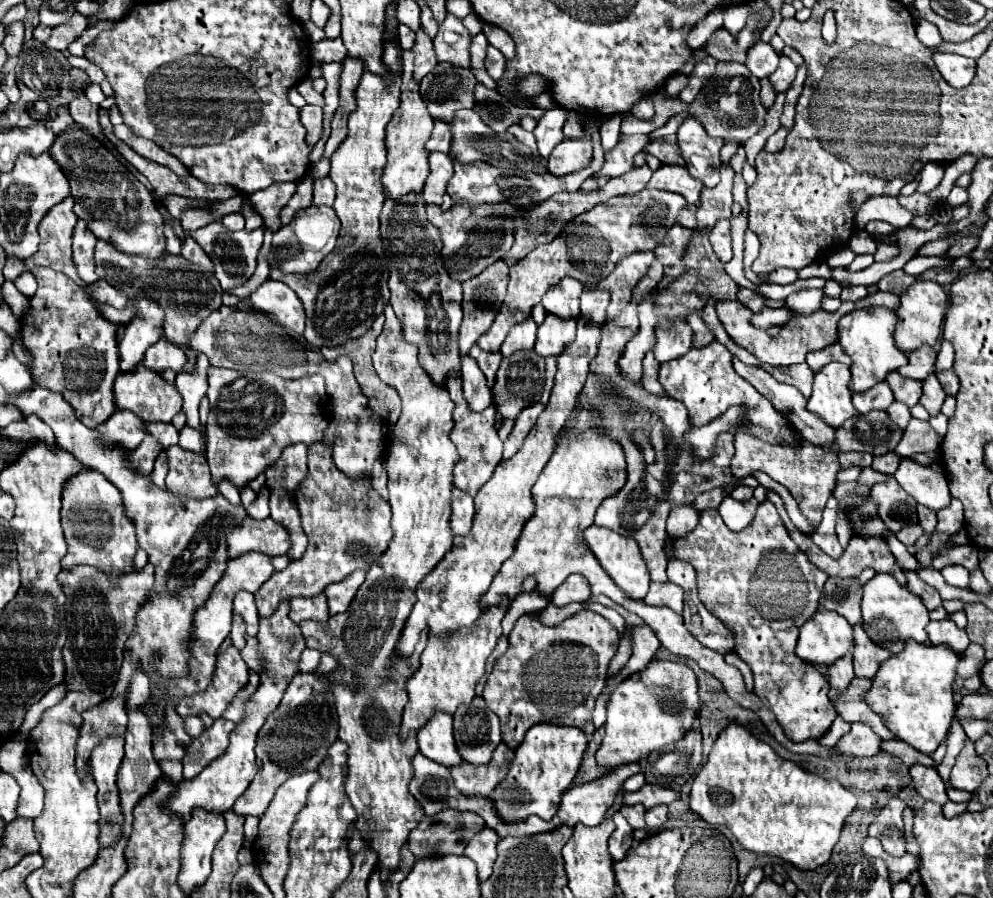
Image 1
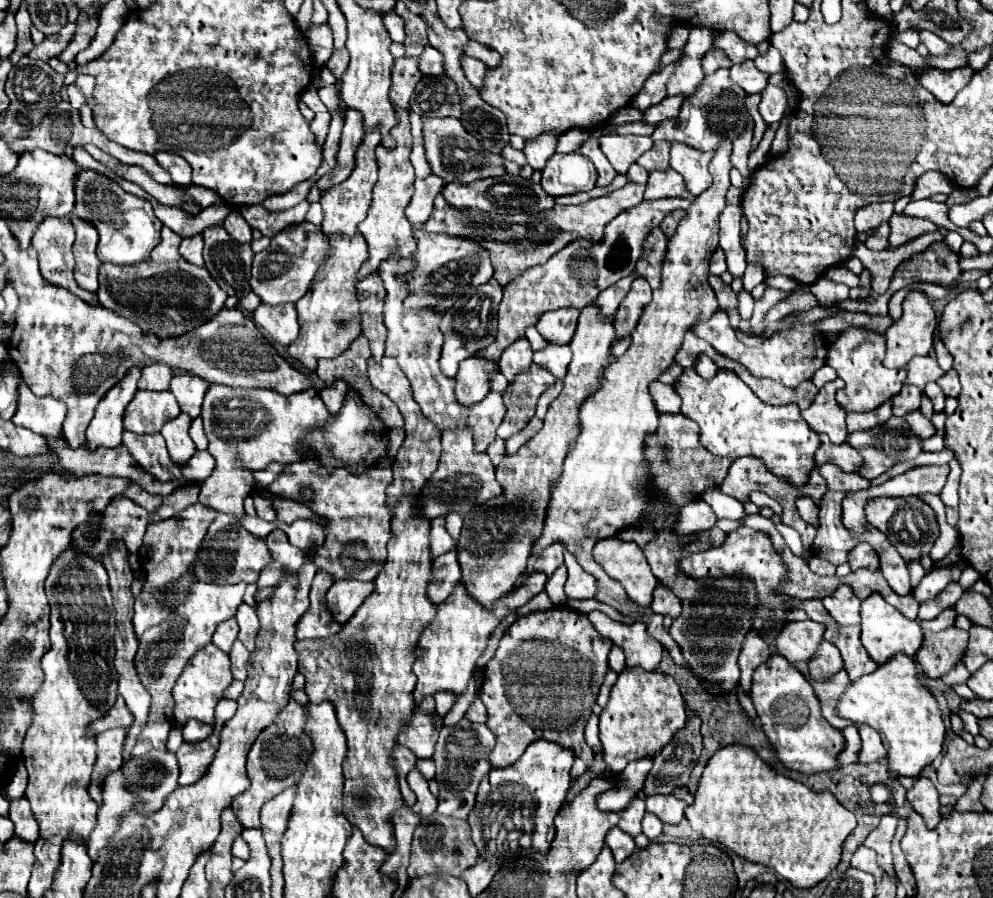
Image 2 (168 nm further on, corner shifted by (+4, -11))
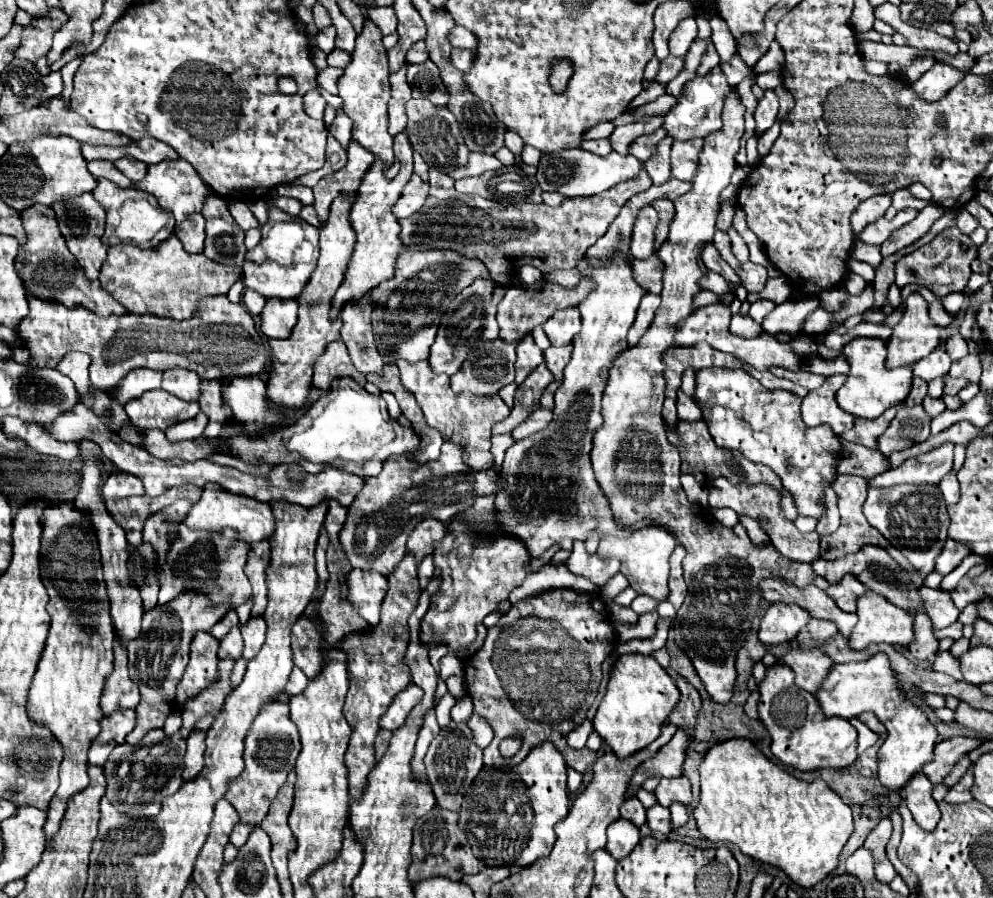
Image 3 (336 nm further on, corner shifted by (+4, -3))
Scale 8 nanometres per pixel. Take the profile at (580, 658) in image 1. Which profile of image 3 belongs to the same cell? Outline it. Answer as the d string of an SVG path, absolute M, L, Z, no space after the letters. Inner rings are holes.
M548 590L514 604L494 628L488 628L484 646L464 662L466 690L474 702L474 710L482 714L494 730L494 740L484 748L484 764L486 766L520 764L522 758L526 758L526 754L530 752L530 748L534 748L544 740L550 740L564 754L566 764L584 774L586 766L596 760L596 754L590 752L588 748L582 750L570 748L566 736L586 718L586 712L592 706L602 680L600 666L612 652L614 644L616 636L612 630L612 620L608 616L606 604L598 594L582 594L574 590ZM514 736L522 740L522 748L512 758L504 758L500 754L500 742L504 738Z

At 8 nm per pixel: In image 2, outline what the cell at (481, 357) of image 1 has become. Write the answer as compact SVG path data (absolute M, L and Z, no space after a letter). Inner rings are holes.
M390 258L390 260L382 262L382 266L380 266L380 278L384 280L384 286L388 292L386 304L384 304L384 324L388 330L386 356L398 360L402 372L406 374L406 378L412 384L414 400L420 404L422 414L430 422L434 422L434 426L440 432L470 426L472 434L474 434L474 450L484 452L488 448L488 444L496 437L496 428L504 420L506 406L502 402L502 396L493 391L480 403L471 407L460 406L456 402L454 378L446 378L440 372L440 364L438 364L442 340L444 340L438 324L440 324L444 312L436 312L436 310L420 310L420 312L408 310L408 312L404 312L404 308L402 308L402 300L408 296L406 280L412 276L412 270L414 270L412 260L406 260L406 258Z

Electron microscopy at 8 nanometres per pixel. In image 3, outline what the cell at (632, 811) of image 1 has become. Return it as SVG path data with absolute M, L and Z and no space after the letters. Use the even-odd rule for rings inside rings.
M634 796L624 800L624 804L620 806L620 816L624 820L630 820L634 826L642 826L646 822L646 808L642 806L642 802Z

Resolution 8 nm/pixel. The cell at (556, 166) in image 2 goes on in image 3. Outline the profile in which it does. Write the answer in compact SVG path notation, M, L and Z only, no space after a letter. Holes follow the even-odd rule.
M570 148L570 150L560 150L556 154L542 154L536 180L542 190L554 190L560 194L566 194L570 198L576 196L594 196L604 190L608 190L624 180L630 180L640 172L642 162L631 154L620 156L612 152L608 158L596 158L596 154L588 154L586 150L580 148Z

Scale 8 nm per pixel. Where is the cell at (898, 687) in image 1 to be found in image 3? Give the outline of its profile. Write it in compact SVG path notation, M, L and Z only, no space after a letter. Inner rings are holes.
M876 654L864 662L848 662L832 666L828 678L822 682L822 690L816 694L824 714L854 718L862 712L874 712L888 730L888 740L884 740L878 750L878 780L890 788L900 790L926 762L932 760L932 750L938 740L938 732L914 702L906 698L896 672L890 666L886 654Z

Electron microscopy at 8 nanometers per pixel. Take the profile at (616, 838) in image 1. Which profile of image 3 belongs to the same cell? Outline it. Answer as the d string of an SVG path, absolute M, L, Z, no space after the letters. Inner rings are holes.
M618 818L616 822L612 822L608 826L608 844L606 844L606 850L616 858L624 858L628 856L636 844L640 840L640 832L636 826L632 826L632 822L624 820L624 818Z

